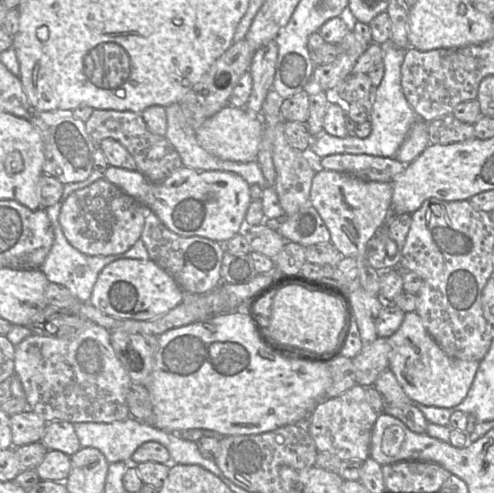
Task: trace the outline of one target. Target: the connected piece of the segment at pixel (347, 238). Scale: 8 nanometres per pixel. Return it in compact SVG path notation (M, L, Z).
M322 169L316 172L310 189L310 203L317 210L330 232L330 242L344 256L354 258L358 267L358 282L361 288L372 296L379 296L380 272L370 266L366 258L367 242L391 214L392 183L364 181L357 177L333 170Z

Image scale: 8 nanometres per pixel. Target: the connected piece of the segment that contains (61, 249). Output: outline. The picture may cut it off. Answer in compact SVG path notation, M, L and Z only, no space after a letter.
M93 170L86 180L65 184L61 199L56 204L45 209L53 227L54 241L46 260L40 267L40 270L45 274L49 282L65 286L79 300L79 302L82 303L89 303L97 278L103 268L108 264L119 259L150 259L149 253L141 239L139 239L128 251L122 254L110 256L89 256L74 248L64 236L59 223L59 214L64 201L72 192L83 189L103 177L104 174L97 170Z

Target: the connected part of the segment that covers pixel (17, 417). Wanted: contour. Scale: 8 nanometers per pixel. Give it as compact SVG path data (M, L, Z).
M30 409L12 415L10 417L12 446L20 447L40 441L47 424Z

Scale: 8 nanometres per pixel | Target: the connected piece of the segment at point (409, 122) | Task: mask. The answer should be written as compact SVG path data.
M387 44L383 47L384 76L381 83L374 89L372 110L369 121L371 133L366 138L348 135L340 138L323 131L312 139L310 150L319 158L333 154L368 154L373 156L394 158L405 140L412 125L419 119L416 112L407 102L401 87L401 65L406 49Z

